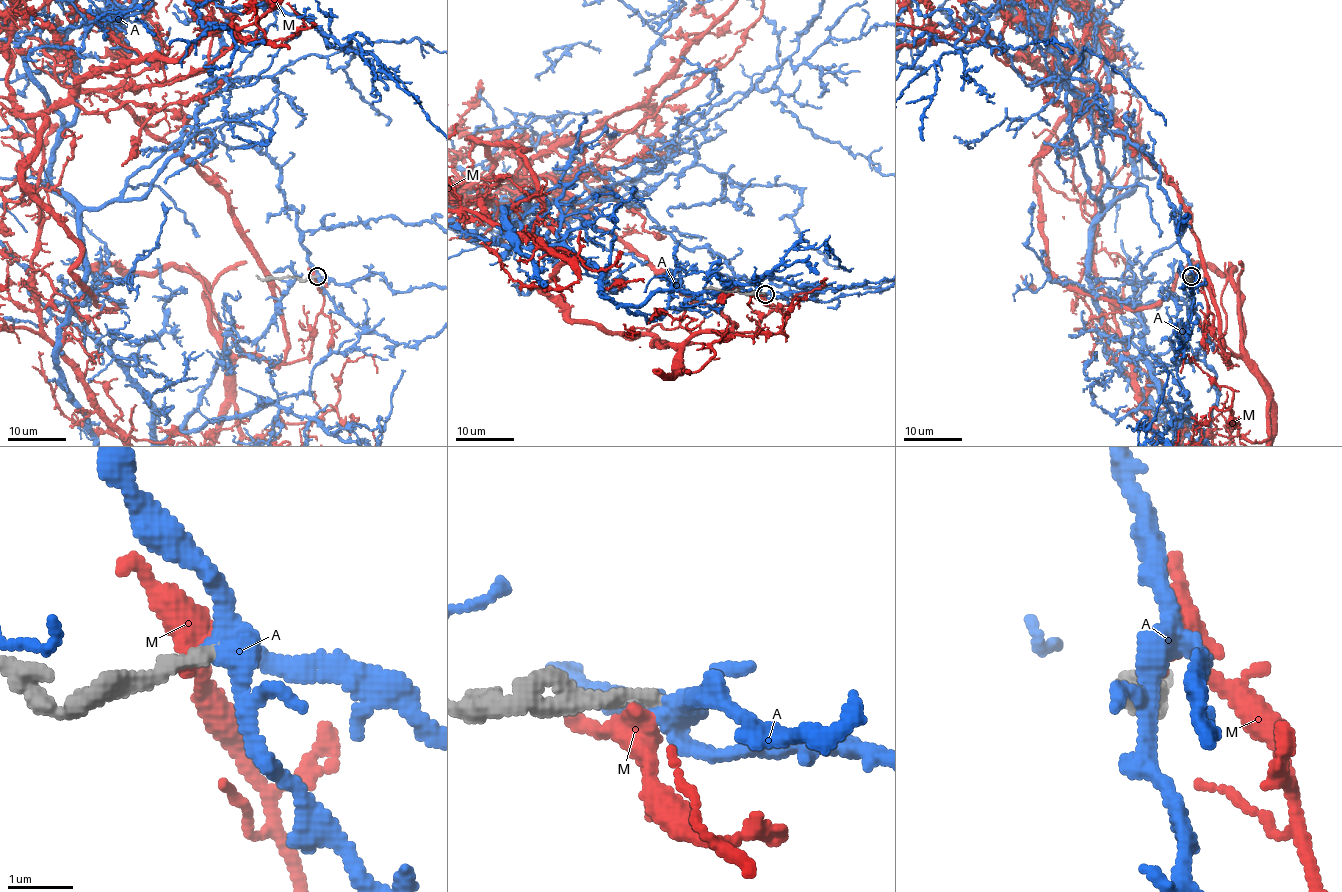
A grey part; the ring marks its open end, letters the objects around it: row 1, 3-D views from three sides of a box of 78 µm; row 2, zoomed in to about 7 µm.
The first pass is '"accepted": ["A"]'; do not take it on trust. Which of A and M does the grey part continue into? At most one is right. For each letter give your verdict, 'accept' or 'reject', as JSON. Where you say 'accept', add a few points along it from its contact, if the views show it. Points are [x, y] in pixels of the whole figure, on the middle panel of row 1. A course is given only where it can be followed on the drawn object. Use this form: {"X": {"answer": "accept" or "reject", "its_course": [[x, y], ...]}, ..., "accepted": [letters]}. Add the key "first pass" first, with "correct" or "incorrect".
{"first pass": "correct", "A": {"answer": "accept"}, "M": {"answer": "reject"}, "accepted": ["A"]}

